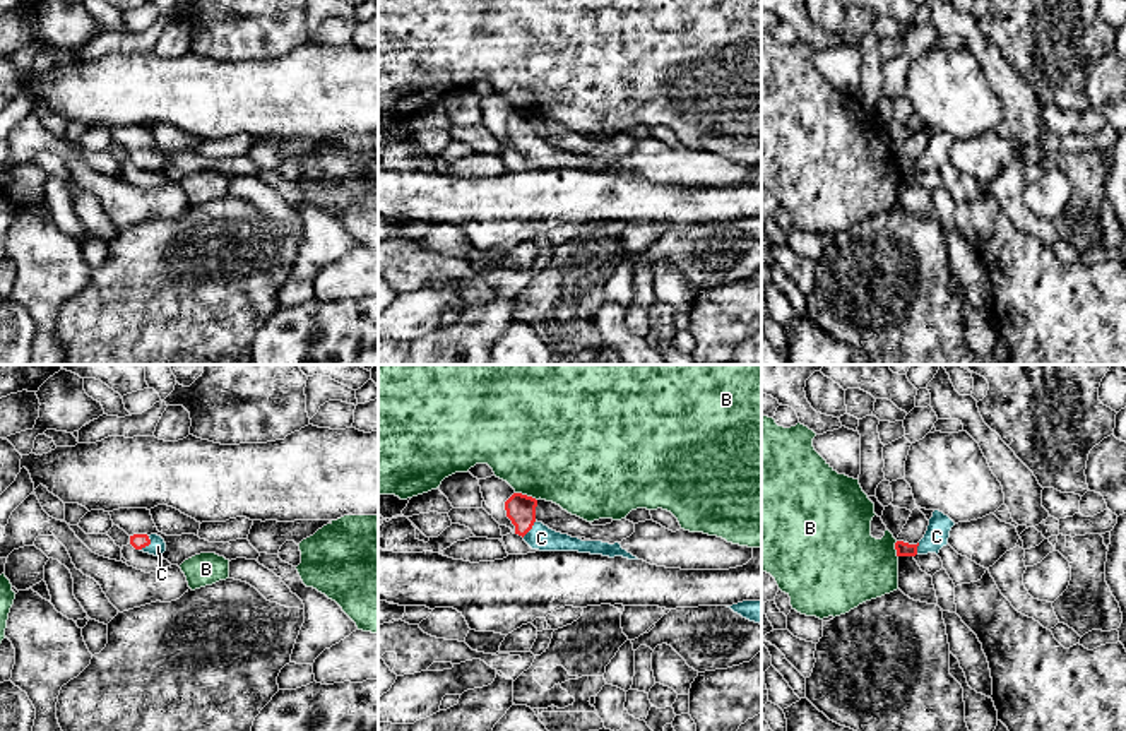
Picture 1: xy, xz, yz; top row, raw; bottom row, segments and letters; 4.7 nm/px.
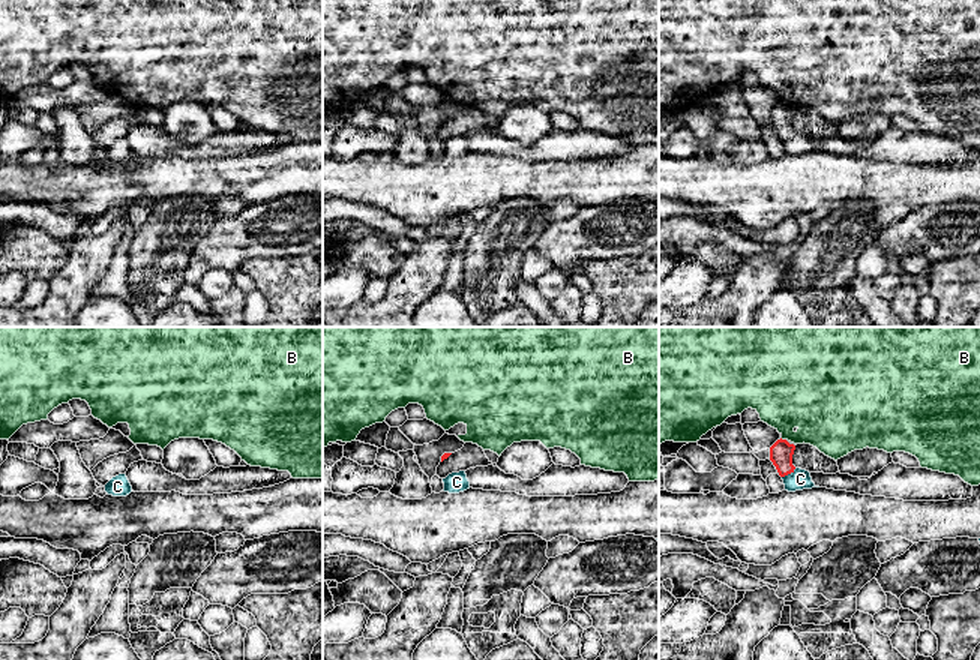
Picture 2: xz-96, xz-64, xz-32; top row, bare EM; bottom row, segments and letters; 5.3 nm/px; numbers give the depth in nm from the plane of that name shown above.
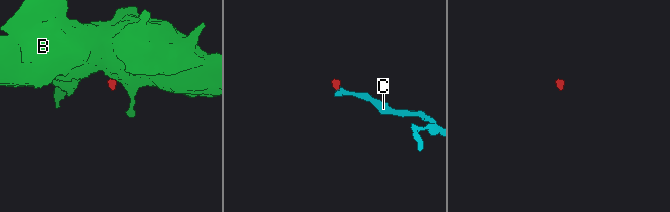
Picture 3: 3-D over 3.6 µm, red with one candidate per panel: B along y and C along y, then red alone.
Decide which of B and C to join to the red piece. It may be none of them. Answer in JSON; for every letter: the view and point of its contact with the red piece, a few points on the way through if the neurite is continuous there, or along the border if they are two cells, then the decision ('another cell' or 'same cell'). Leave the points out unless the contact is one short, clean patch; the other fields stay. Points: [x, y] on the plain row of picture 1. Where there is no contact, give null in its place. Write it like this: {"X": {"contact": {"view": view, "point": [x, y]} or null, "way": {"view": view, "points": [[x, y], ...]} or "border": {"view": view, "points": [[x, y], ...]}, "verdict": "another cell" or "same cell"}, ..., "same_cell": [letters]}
{"B": {"contact": {"view": "xz", "point": [526, 112]}, "border": {"view": "xz", "points": [[515, 108], [531, 112], [536, 117]]}, "verdict": "another cell"}, "C": {"contact": {"view": "xy", "point": [148, 161]}, "way": {"view": "xy", "points": [[139, 158], [148, 161], [158, 163]]}, "verdict": "same cell"}, "same_cell": ["C"]}

